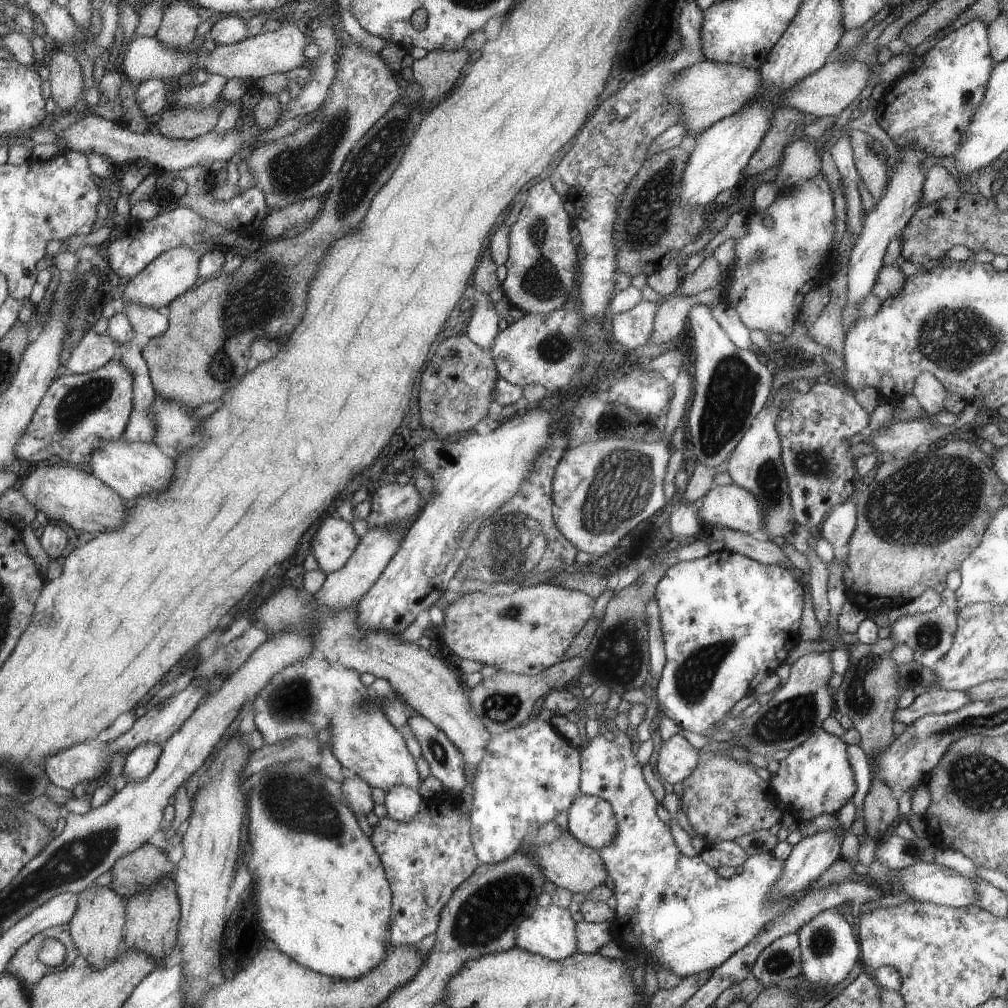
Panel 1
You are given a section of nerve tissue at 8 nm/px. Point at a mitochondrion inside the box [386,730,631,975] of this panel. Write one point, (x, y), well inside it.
(492, 908)

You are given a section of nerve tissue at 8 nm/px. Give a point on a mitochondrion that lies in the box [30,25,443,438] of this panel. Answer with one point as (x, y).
(260, 300)

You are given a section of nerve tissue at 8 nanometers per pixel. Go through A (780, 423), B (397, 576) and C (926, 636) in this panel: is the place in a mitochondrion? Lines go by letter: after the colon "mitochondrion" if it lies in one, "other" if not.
A: other
B: other
C: mitochondrion

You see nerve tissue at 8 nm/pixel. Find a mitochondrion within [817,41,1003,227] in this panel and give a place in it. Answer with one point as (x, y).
(966, 98)

